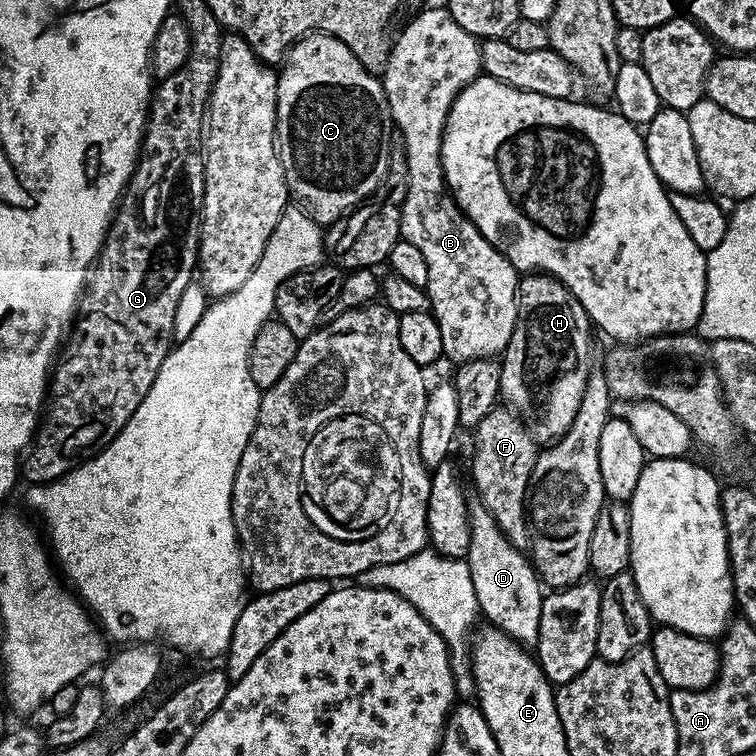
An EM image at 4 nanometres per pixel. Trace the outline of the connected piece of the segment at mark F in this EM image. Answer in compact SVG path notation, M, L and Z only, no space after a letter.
M497 406L490 414L486 414L486 418L482 418L482 422L474 430L474 436L476 436L476 453L472 456L472 476L476 479L476 486L480 490L479 499L484 508L490 510L494 522L498 522L508 541L518 549L527 549L530 544L530 485L538 445L525 428L524 421L504 406Z

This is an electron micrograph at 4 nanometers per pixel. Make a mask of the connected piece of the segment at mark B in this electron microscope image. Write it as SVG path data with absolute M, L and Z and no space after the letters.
M447 7L424 8L395 37L390 62L386 66L382 83L388 105L392 111L392 123L398 129L408 155L408 193L402 206L400 234L418 250L430 266L427 293L431 313L442 330L444 356L459 366L471 360L487 360L503 353L516 329L518 297L521 277L512 265L470 222L464 211L456 204L448 183L444 180L444 167L440 151L444 145L444 127L452 104L464 87L481 75L481 41L471 36L448 13Z

